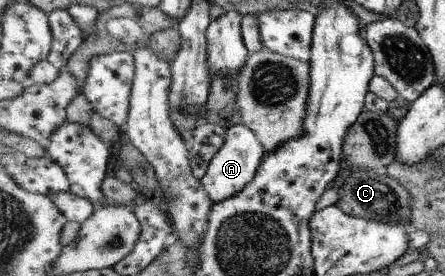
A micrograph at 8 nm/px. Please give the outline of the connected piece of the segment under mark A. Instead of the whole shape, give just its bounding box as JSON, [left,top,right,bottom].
[202,122,266,202]

